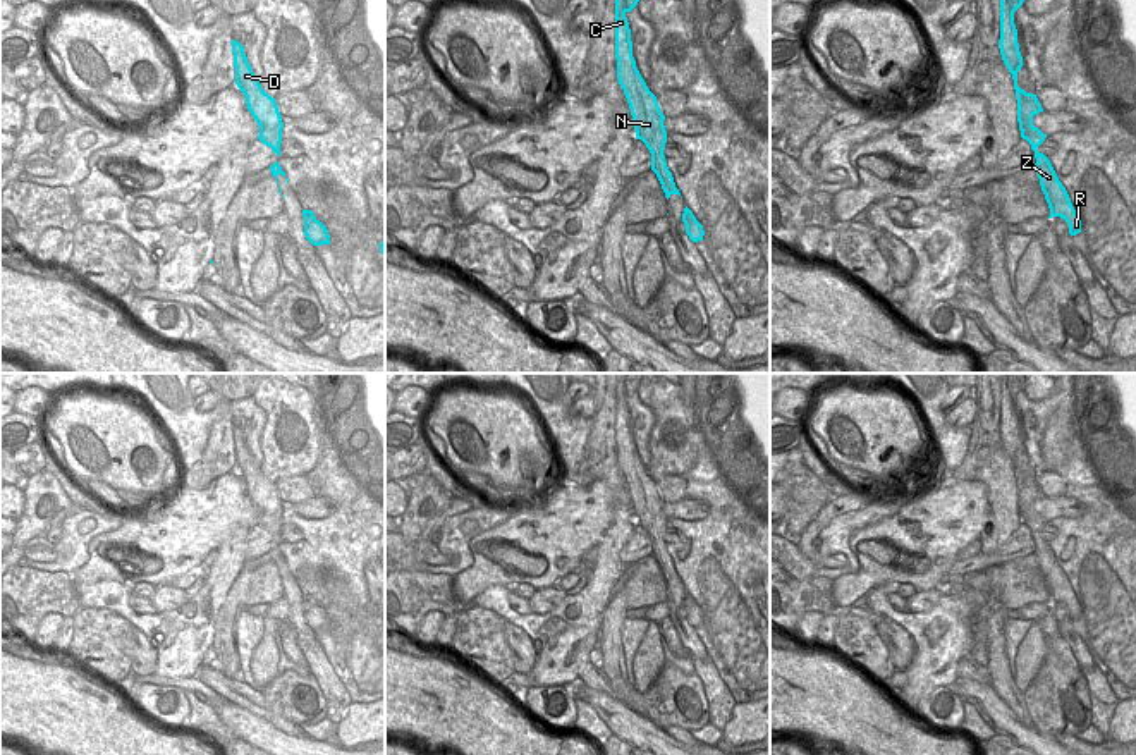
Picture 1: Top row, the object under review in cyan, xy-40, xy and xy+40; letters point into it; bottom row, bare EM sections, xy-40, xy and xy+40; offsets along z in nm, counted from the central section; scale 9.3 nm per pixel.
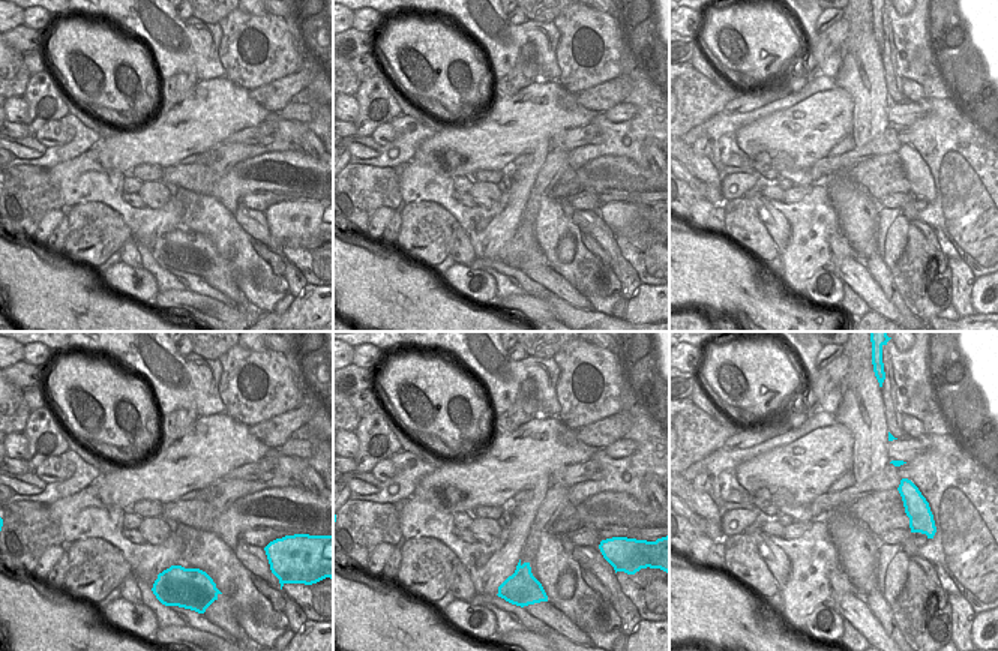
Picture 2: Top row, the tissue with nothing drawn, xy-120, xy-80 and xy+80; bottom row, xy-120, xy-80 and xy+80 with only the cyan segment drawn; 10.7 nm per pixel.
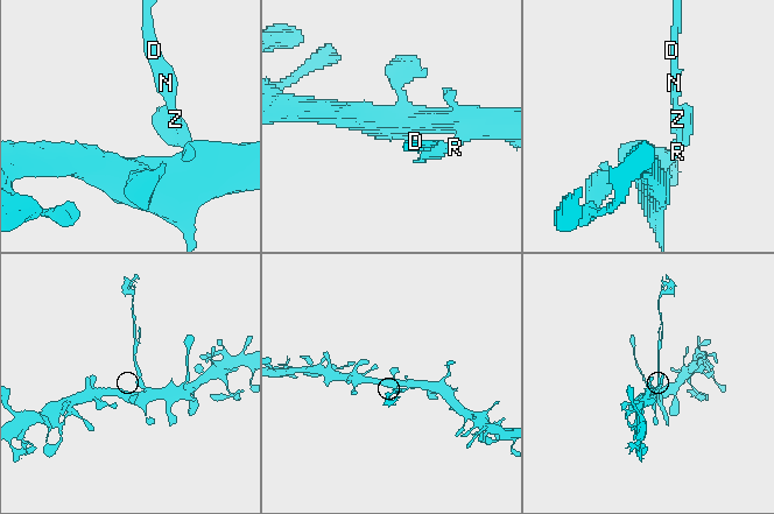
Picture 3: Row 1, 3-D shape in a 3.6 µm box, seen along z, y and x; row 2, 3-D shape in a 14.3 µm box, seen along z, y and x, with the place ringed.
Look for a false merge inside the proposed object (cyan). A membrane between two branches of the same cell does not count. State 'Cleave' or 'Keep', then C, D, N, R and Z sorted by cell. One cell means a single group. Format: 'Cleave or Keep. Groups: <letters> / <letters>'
Cleave. Groups: C D N / R Z

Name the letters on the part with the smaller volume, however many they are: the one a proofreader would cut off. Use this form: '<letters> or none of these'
C, D, N

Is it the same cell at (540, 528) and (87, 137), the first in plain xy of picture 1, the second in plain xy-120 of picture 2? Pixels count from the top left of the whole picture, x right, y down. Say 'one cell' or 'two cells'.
two cells

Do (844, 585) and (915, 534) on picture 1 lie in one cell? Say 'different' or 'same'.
same

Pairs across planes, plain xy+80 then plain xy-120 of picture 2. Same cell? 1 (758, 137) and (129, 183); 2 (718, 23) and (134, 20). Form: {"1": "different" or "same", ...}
{"1": "different", "2": "different"}

